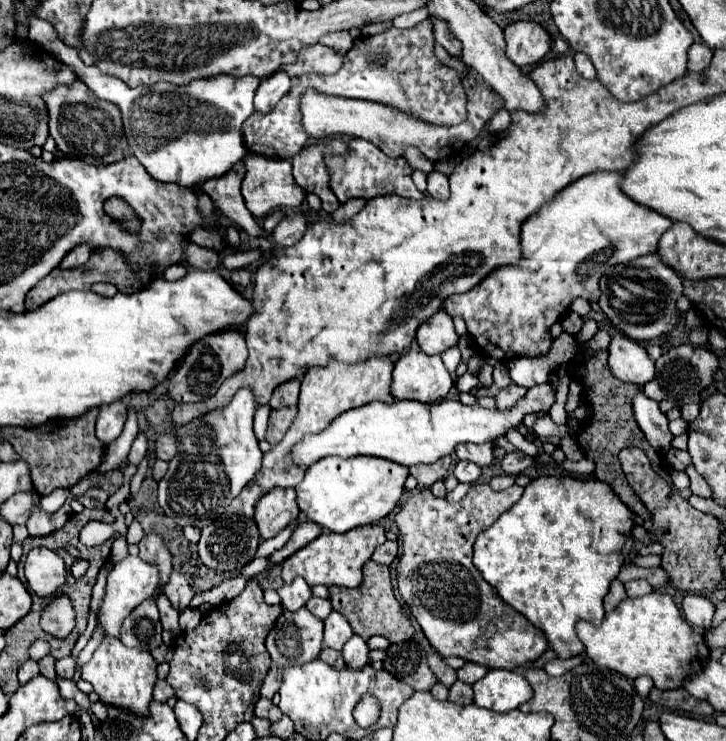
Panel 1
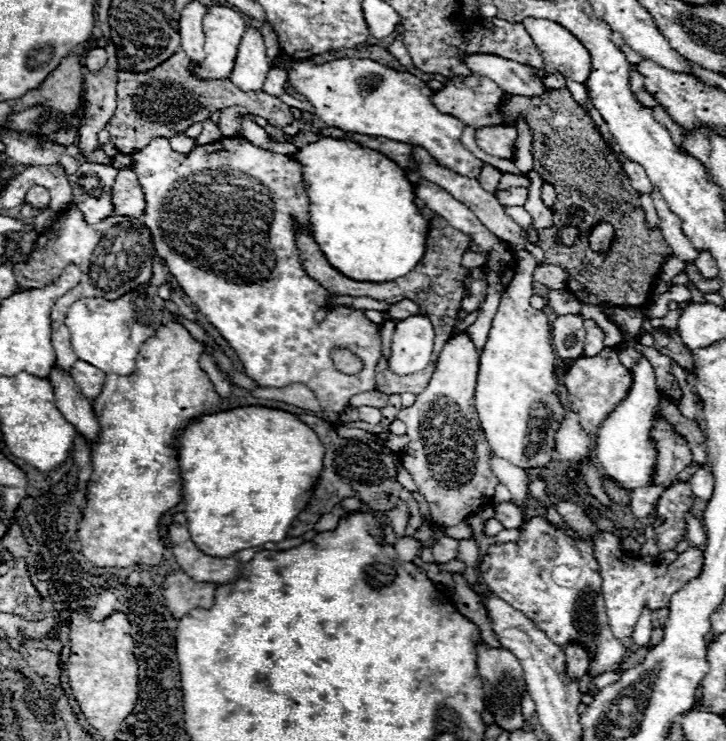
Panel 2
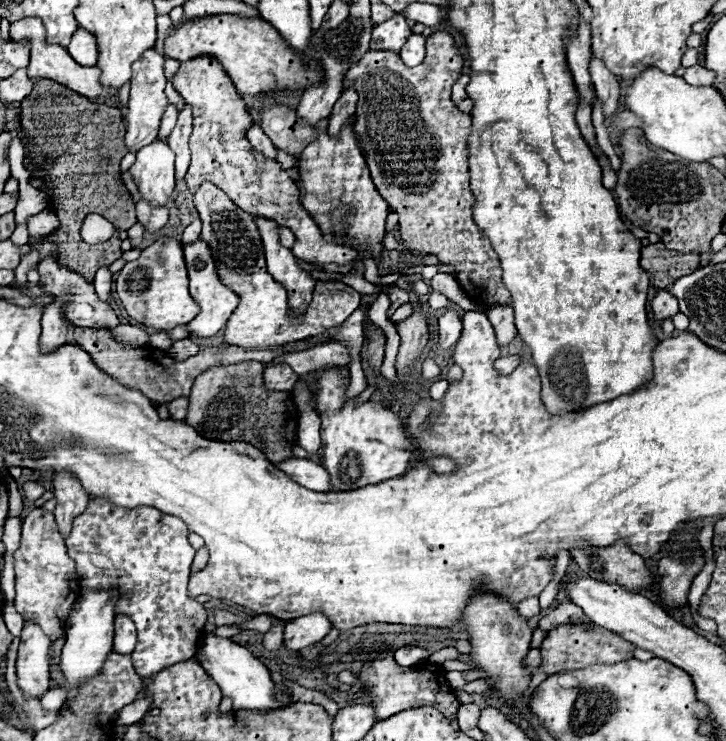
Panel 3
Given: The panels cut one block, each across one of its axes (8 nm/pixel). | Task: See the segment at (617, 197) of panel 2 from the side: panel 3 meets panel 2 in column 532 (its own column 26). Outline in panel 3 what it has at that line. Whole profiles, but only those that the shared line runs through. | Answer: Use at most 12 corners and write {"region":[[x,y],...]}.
{"region":[[44,78],[20,102],[30,176],[60,228],[38,250],[92,282],[120,238],[94,212],[126,230],[122,112]]}

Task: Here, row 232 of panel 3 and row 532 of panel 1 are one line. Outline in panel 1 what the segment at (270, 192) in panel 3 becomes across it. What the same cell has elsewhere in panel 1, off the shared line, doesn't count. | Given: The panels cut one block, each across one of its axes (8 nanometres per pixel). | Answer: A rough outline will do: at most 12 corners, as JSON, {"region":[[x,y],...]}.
{"region":[[302,522],[288,544],[270,556],[270,564],[280,564],[296,550],[320,536],[322,526]]}

